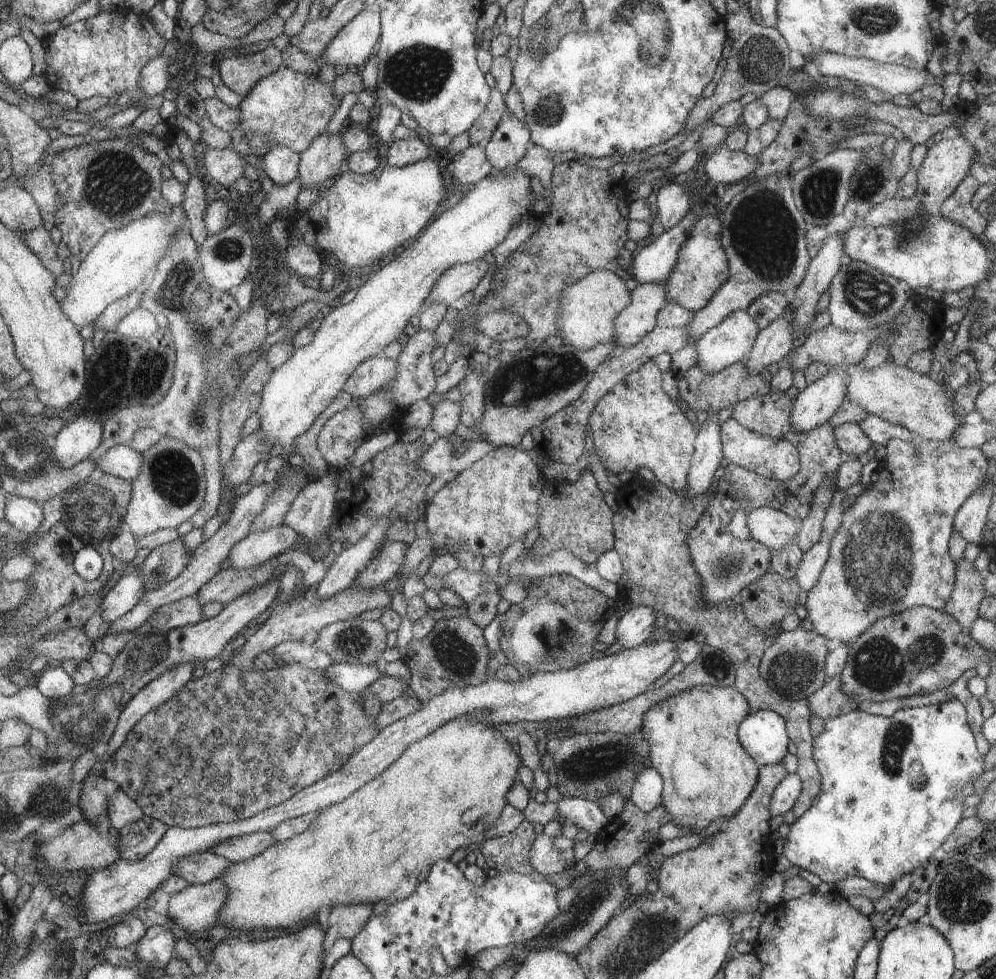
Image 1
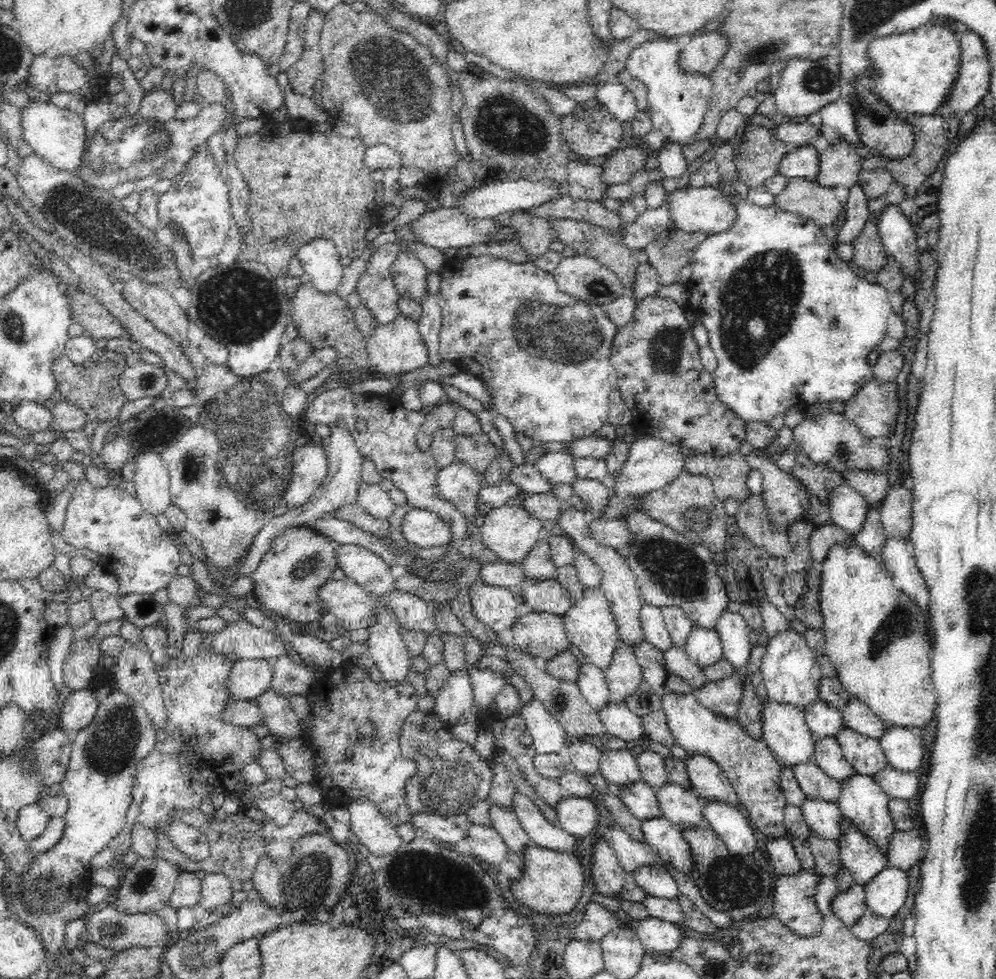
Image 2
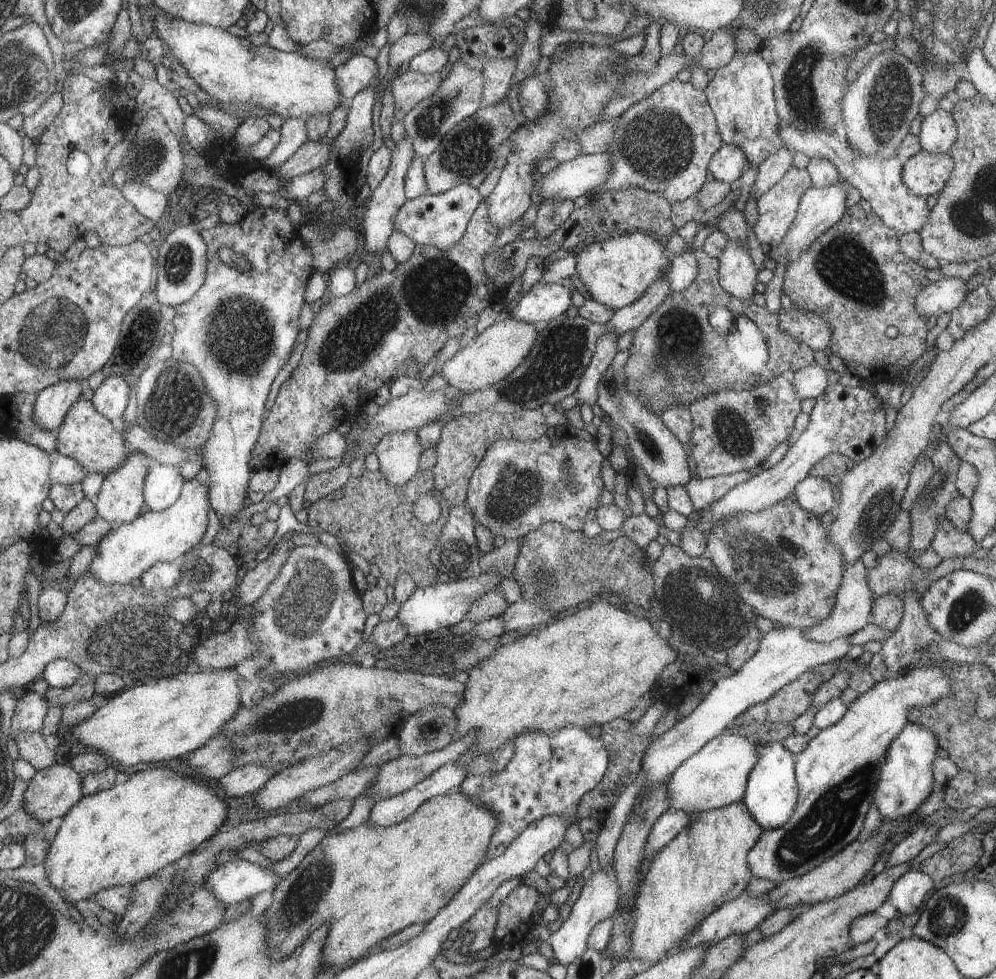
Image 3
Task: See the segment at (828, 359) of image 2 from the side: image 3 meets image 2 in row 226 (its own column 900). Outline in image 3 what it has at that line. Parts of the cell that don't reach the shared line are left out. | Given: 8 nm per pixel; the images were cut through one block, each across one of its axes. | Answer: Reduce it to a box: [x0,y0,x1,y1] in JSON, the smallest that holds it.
[873,722,941,820]

